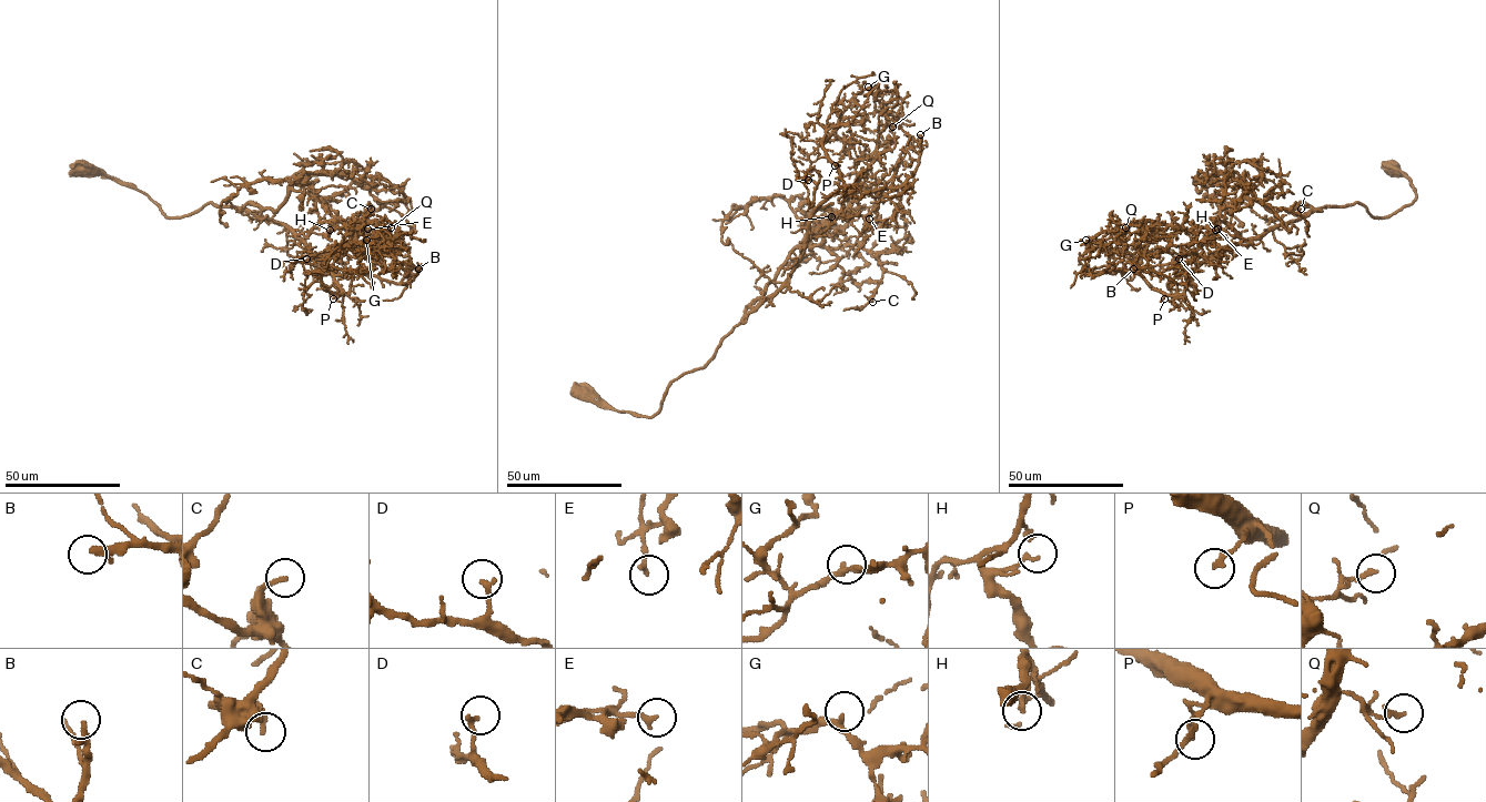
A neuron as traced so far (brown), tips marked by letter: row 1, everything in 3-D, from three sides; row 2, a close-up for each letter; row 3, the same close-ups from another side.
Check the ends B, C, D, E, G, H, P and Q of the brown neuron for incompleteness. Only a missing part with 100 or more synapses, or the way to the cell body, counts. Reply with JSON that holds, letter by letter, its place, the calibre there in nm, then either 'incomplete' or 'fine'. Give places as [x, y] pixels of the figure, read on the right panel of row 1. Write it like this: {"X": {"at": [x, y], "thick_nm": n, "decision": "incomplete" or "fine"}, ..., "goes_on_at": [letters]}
{"B": {"at": [1133, 268], "thick_nm": 240, "decision": "incomplete"}, "C": {"at": [1301, 209], "thick_nm": 200, "decision": "fine"}, "D": {"at": [1179, 259], "thick_nm": 200, "decision": "fine"}, "E": {"at": [1217, 229], "thick_nm": 190, "decision": "fine"}, "G": {"at": [1085, 240], "thick_nm": 180, "decision": "fine"}, "H": {"at": [1215, 230], "thick_nm": 150, "decision": "fine"}, "P": {"at": [1164, 298], "thick_nm": 200, "decision": "fine"}, "Q": {"at": [1125, 227], "thick_nm": 180, "decision": "fine"}, "goes_on_at": ["B"]}

